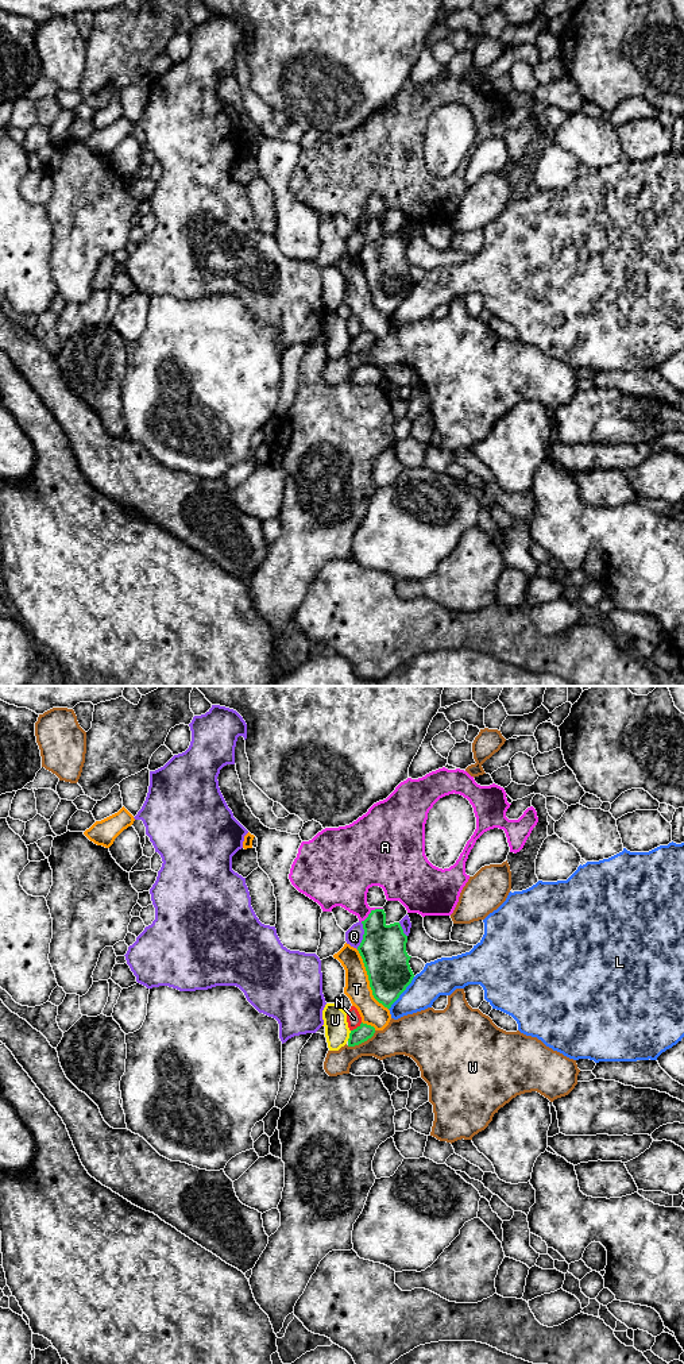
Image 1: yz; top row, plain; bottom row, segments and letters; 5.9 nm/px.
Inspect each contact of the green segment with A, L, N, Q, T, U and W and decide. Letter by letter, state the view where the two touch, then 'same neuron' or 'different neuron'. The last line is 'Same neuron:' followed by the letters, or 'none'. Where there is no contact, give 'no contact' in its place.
A: meets green in yz; different neuron
L: meets green in yz; different neuron
N: meets green in yz; different neuron
Q: meets green in yz; different neuron
T: meets green in yz; different neuron
U: meets green in yz; different neuron
W: meets green in yz; different neuron
Same neuron: none

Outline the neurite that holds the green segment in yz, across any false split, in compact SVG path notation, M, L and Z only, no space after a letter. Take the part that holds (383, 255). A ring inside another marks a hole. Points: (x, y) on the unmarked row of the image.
M383 217L371 219L362 232L364 243L358 259L363 267L374 307L390 317L414 286L409 273L411 265L406 261L407 244L399 231L386 232Z

